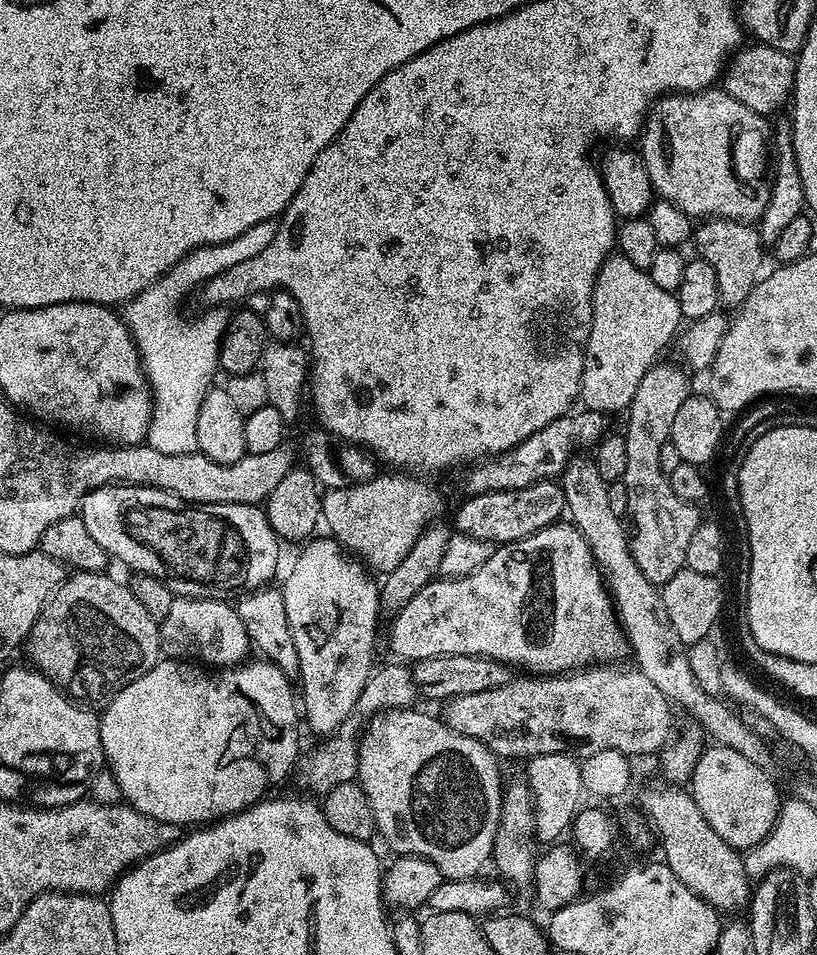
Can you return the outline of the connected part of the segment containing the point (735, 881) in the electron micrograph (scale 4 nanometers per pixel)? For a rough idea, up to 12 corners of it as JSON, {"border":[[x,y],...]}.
{"border":[[650,785],[638,808],[673,876],[717,913],[747,909],[743,855],[691,791]]}

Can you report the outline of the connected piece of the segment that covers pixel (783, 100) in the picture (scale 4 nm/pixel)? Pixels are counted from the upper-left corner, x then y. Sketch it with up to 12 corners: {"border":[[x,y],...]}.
{"border":[[759,42],[741,47],[723,91],[765,118],[789,103],[795,59]]}

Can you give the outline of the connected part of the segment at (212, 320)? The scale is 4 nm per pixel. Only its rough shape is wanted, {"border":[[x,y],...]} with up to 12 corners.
{"border":[[276,220],[195,248],[122,308],[152,389],[146,443],[197,451],[229,313],[176,307],[274,242]]}

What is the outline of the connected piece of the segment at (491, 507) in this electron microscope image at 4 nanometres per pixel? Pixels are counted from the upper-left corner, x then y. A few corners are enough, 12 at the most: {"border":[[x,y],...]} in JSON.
{"border":[[564,489],[467,497],[455,531],[493,546],[526,538],[565,515]]}

